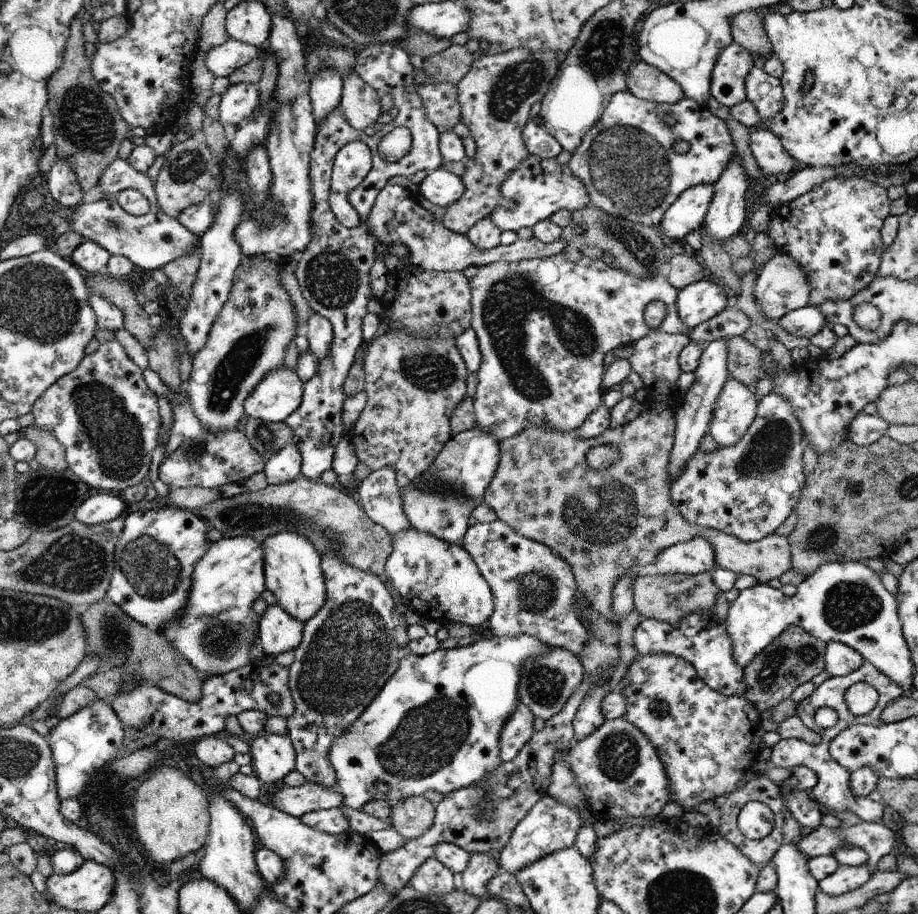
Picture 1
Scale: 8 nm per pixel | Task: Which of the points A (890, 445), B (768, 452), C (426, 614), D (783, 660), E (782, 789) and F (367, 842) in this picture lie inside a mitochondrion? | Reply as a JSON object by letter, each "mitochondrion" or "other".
{"A":"other","B":"mitochondrion","C":"other","D":"mitochondrion","E":"other","F":"other"}

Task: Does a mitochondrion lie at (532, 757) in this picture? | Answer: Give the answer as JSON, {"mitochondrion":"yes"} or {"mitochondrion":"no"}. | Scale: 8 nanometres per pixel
{"mitochondrion":"no"}

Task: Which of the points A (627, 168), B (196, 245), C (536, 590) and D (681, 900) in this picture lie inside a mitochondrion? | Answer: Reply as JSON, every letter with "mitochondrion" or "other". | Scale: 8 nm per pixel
{"A":"mitochondrion","B":"other","C":"mitochondrion","D":"mitochondrion"}

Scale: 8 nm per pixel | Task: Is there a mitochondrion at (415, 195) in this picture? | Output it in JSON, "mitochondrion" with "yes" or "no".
{"mitochondrion":"no"}

